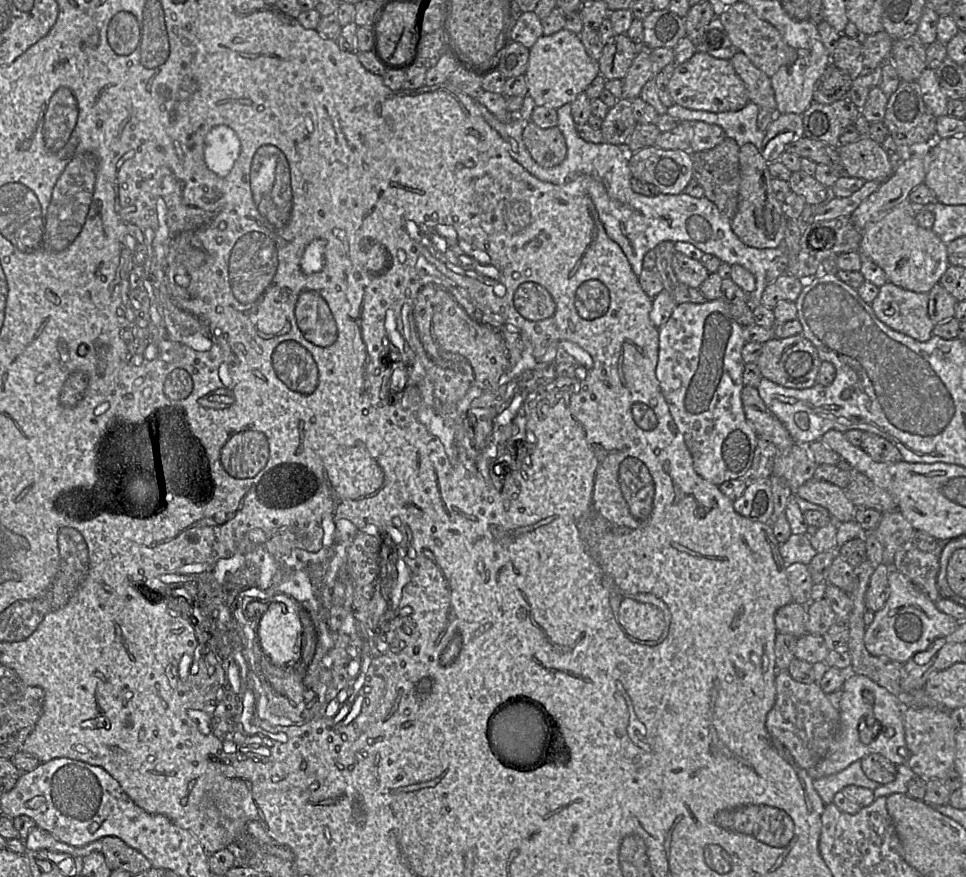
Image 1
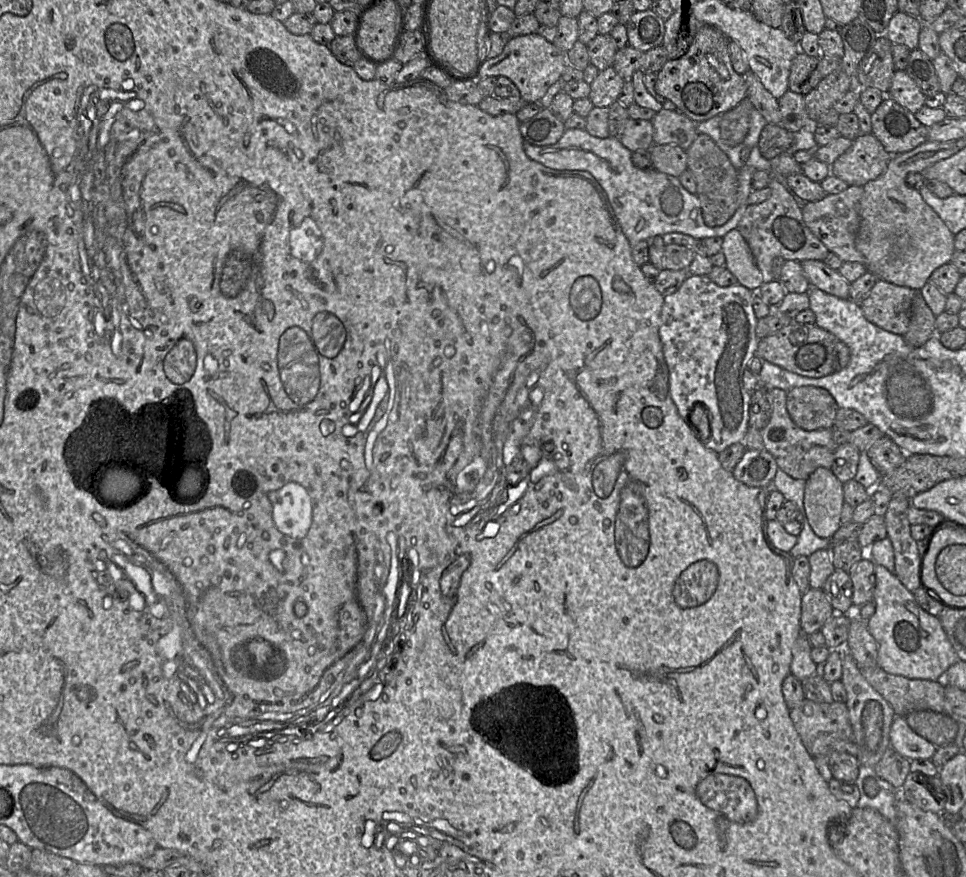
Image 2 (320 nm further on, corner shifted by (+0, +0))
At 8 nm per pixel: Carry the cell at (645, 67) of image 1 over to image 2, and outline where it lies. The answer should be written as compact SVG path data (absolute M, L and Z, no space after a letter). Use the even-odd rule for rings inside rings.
M612 66L601 70L590 84L588 98L595 107L609 107L620 95L624 81Z

